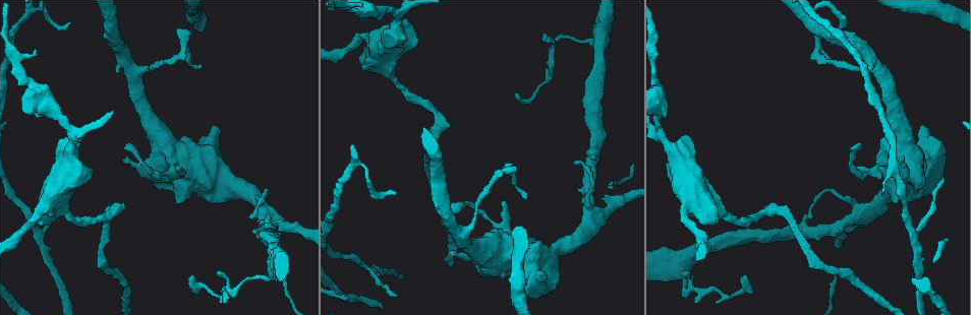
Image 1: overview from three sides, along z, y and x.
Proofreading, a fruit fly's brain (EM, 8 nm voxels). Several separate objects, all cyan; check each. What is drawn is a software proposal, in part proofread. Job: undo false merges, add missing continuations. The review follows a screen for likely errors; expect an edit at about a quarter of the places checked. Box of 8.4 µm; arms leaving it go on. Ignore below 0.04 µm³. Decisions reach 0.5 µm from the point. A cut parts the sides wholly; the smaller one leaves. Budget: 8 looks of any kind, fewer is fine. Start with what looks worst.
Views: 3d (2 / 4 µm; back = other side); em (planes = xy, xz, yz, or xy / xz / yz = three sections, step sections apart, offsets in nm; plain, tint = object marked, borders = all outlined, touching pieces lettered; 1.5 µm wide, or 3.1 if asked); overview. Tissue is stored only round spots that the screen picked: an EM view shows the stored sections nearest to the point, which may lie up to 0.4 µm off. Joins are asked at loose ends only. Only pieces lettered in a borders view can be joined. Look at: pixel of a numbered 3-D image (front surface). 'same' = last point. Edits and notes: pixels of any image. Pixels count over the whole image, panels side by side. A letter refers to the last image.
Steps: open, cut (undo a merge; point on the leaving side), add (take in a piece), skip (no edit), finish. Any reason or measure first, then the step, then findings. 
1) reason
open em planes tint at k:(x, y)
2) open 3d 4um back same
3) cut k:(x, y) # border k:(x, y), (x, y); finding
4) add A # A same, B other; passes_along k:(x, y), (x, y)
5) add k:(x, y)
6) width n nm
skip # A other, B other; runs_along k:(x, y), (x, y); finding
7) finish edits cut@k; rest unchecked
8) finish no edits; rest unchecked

thin end
open em planes borders at 1:(397, 296)

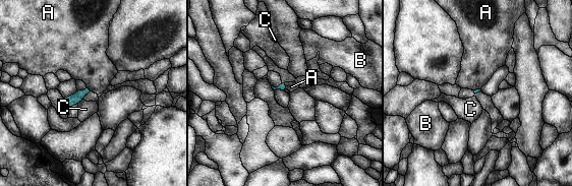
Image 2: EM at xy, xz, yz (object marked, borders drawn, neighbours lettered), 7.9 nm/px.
skip # A other, B other, C other; border 2:(87, 86), (91, 90); none of them fits

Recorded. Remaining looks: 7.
an open end
open em xz step 4 tint at 1:(394, 194)

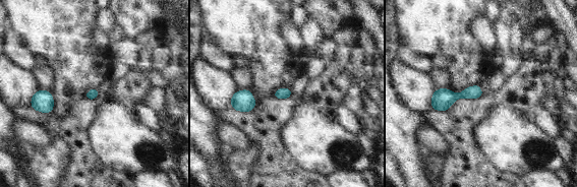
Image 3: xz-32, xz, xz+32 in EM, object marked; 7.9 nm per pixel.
cut it another way
open em planes borders same

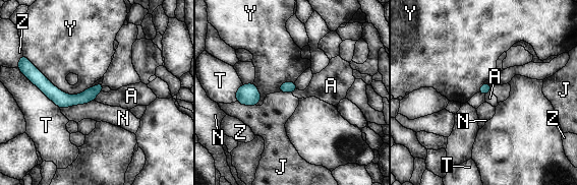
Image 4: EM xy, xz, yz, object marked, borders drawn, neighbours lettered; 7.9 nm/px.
skip # A other, J other, N other, T other, Y other, Z other; none of them fits

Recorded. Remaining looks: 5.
branch stops here
open 3d 2um at 1:(505, 171)

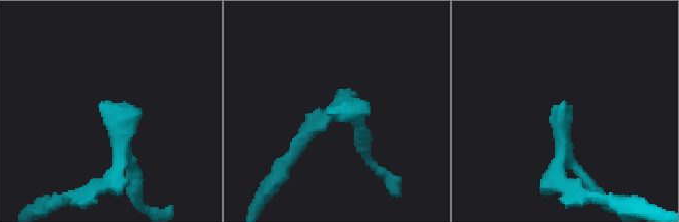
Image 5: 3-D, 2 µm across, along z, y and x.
open em xz step 8 borders at 5:(565, 101)

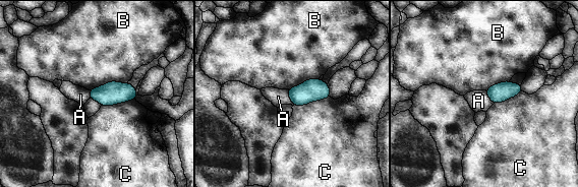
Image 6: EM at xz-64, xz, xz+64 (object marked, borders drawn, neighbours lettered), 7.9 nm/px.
cut it another way
open em planes borders same

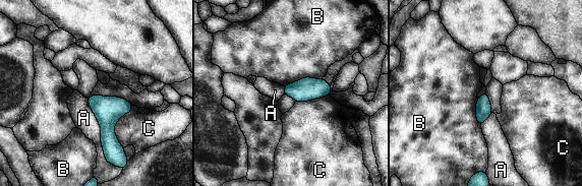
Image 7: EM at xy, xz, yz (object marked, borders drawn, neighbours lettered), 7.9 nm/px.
width 130 nm
skip # A other, B other, C other; border 7:(321, 78), (302, 77), (283, 85); no lettered piece goes on from it

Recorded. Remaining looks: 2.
finish no edits; rest unchecked

